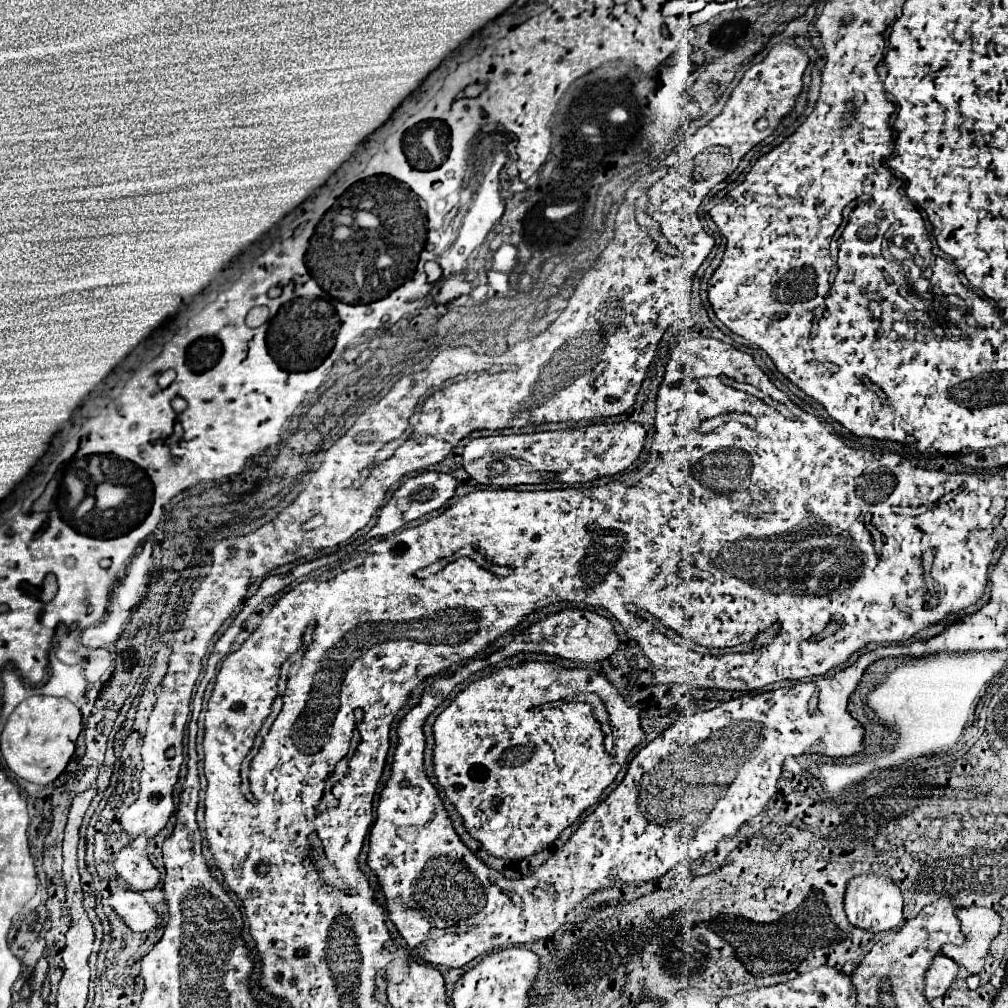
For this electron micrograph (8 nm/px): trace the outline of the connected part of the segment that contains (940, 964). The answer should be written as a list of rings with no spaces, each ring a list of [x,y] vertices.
[[[948,956],[936,958],[936,962],[932,964],[932,968],[926,974],[926,998],[934,1000],[942,996],[944,992],[948,992],[956,974],[958,974],[958,964],[952,958]]]

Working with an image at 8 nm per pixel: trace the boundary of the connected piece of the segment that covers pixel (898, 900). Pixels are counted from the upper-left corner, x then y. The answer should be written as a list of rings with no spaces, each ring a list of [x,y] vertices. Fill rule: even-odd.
[[[856,876],[850,880],[844,896],[844,908],[848,922],[866,932],[878,934],[884,930],[894,930],[902,920],[902,896],[898,886],[884,876]]]

